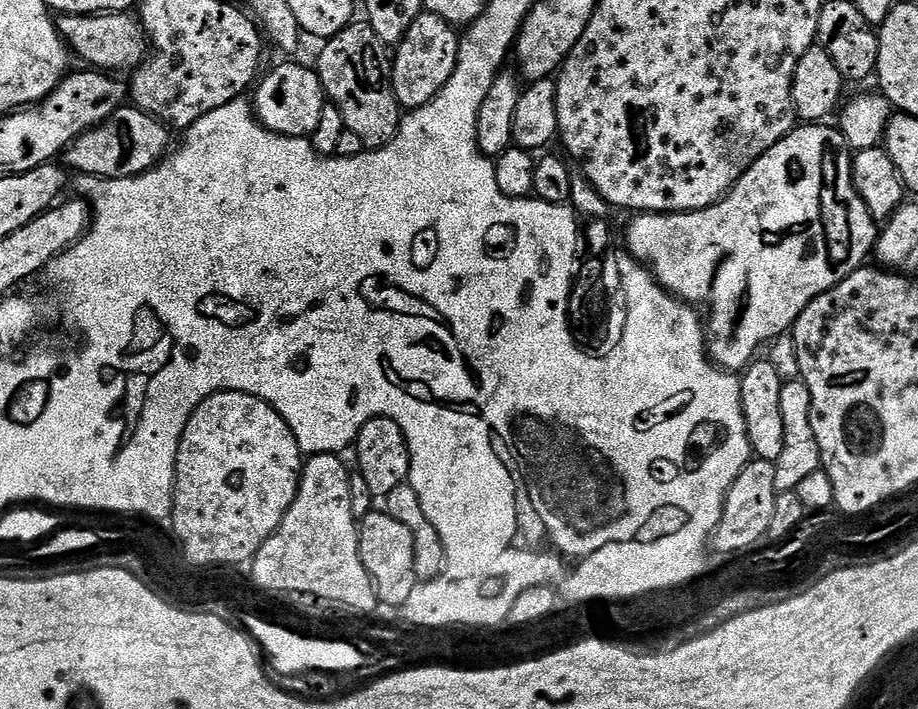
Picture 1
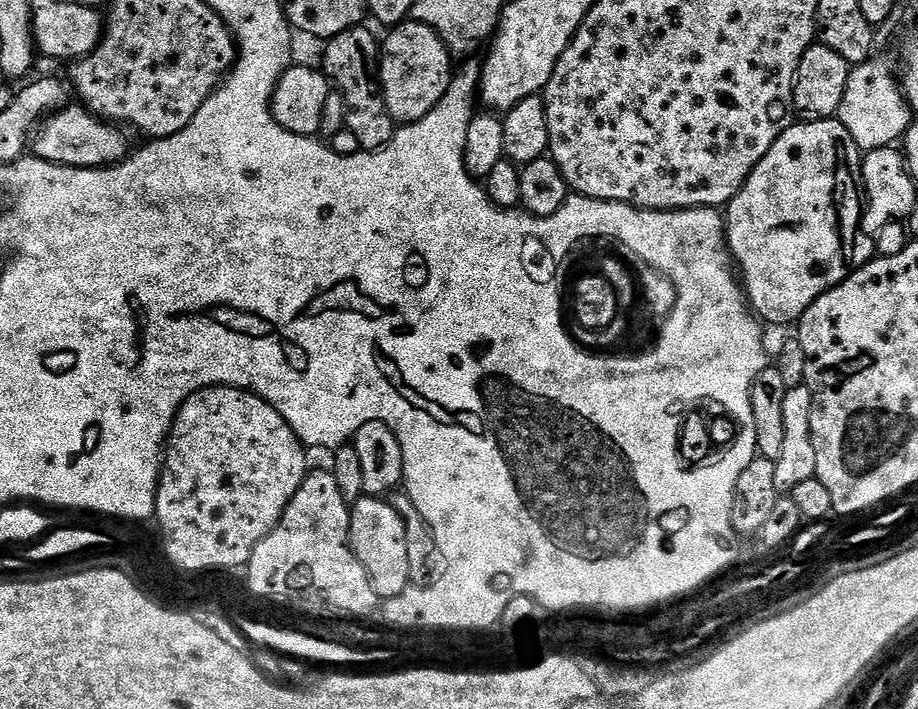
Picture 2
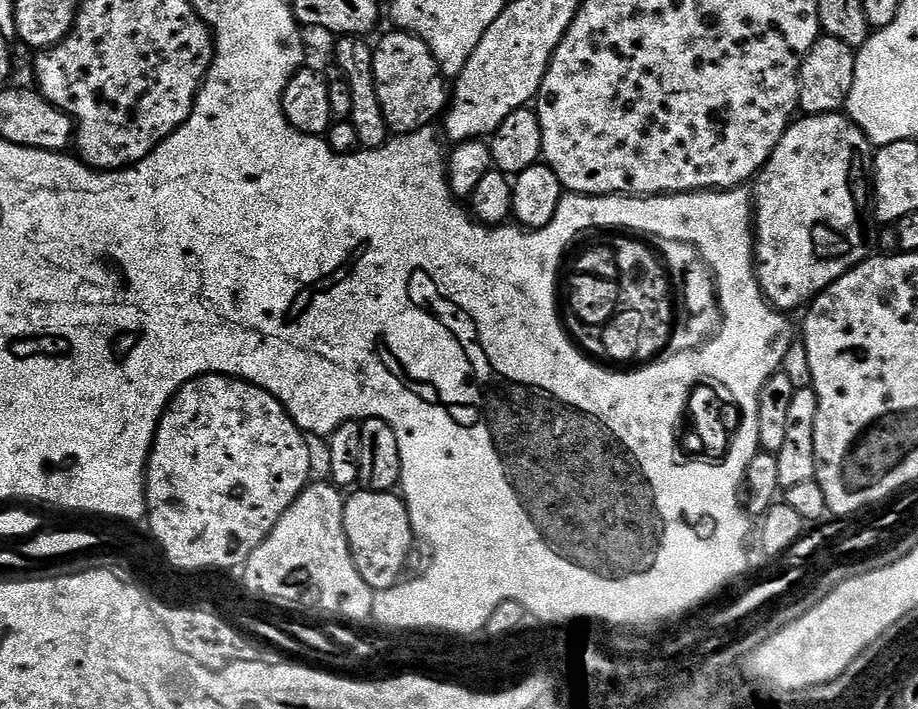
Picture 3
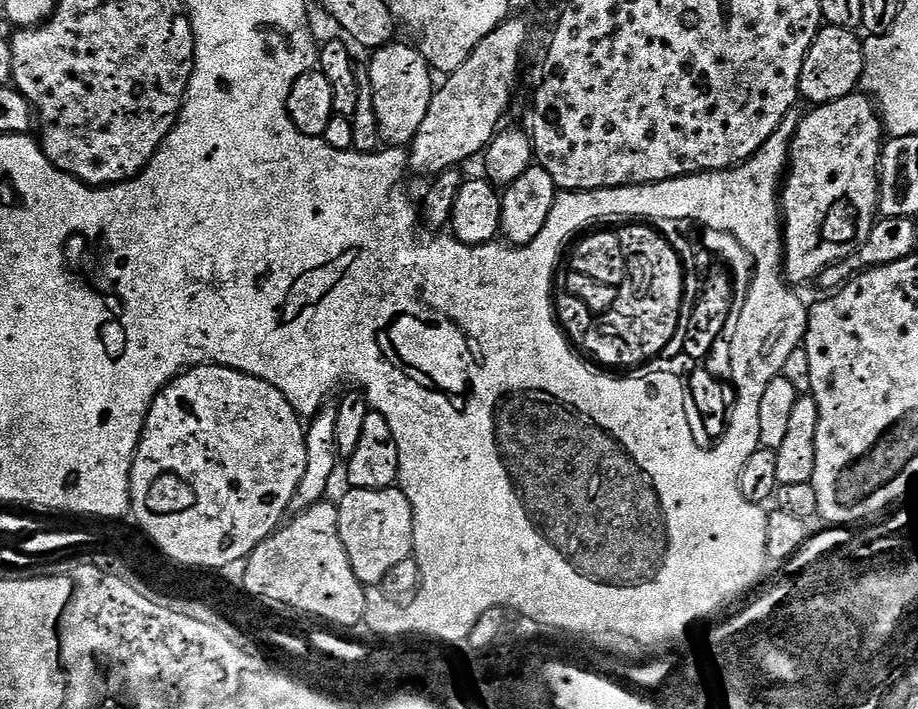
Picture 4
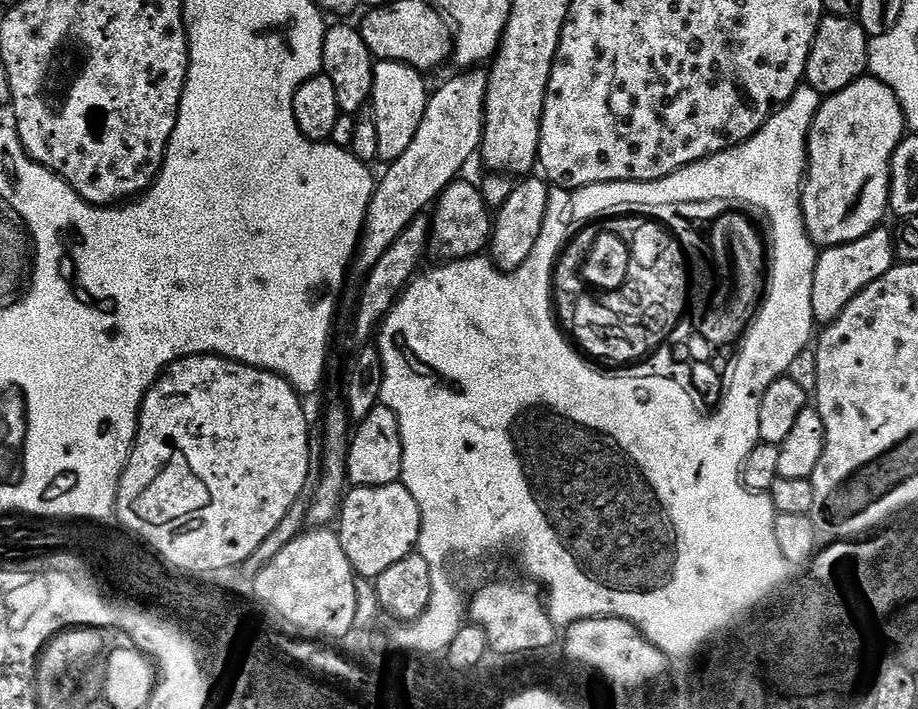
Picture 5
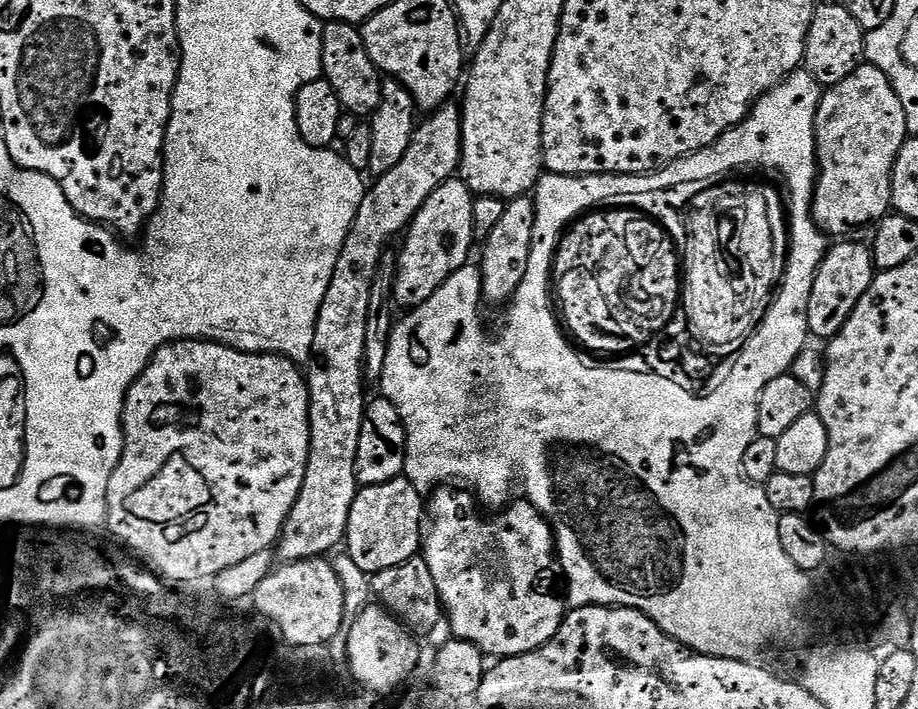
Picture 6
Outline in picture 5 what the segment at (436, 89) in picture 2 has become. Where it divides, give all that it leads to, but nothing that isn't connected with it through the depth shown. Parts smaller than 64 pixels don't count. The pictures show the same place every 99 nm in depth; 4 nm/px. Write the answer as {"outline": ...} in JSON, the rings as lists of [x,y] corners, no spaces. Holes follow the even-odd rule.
{"outline":[[[382,60],[376,64],[370,111],[378,130],[378,157],[381,161],[402,158],[410,142],[414,142],[414,134],[418,134],[418,126],[422,126],[422,114],[426,114],[430,95],[430,87],[424,80],[427,79],[409,64],[393,60]]]}

